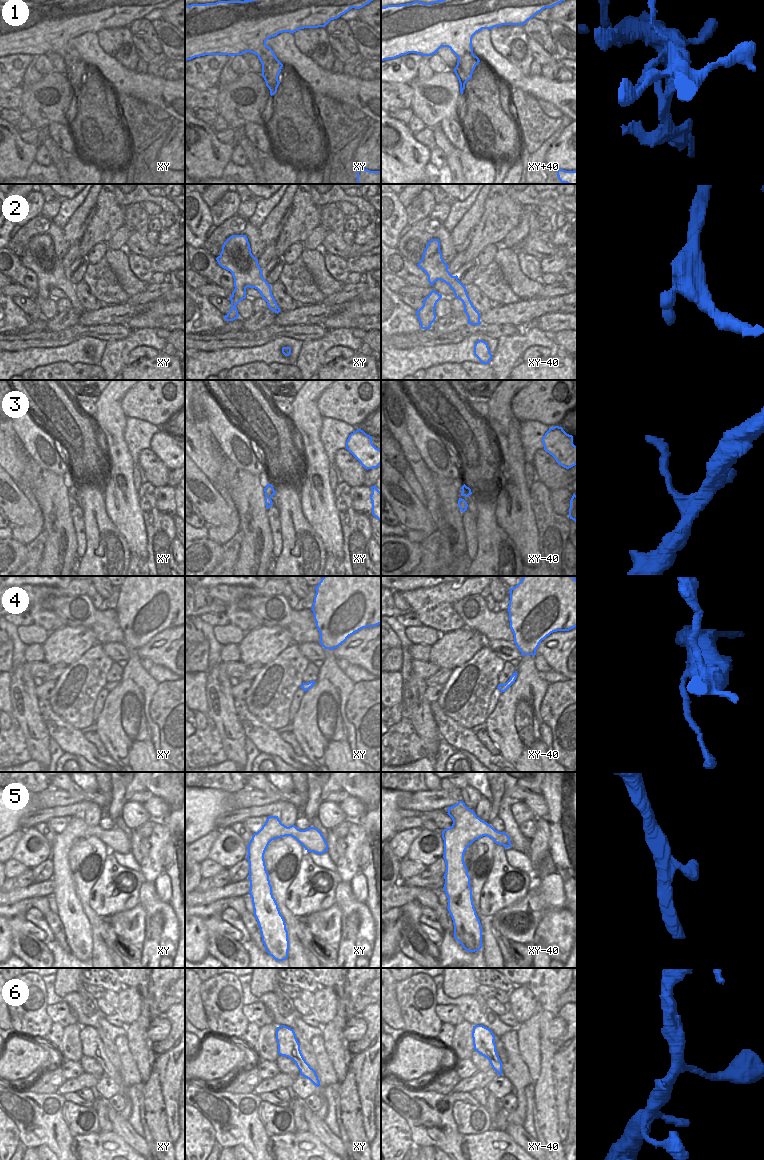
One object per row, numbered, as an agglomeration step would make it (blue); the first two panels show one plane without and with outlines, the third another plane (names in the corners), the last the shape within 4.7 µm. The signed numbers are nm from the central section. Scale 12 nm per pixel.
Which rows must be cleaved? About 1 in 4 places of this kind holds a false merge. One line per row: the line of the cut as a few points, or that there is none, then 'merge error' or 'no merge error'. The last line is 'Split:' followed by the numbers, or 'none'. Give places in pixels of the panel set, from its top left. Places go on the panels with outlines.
1: cut xy+40 (478, 58), (458, 60); merge error
2: cut none; no merge error
3: cut none; no merge error
4: cut none; no merge error
5: cut none; no merge error
6: cut none; no merge error
Split: 1

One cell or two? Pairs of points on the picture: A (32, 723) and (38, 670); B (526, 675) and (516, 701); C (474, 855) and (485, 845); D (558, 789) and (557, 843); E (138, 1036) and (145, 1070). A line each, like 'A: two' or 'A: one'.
A: two
B: one
C: one
D: one
E: one

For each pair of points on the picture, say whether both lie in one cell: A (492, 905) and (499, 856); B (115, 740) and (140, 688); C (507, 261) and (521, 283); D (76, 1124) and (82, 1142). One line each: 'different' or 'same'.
A: same
B: same
C: same
D: different

